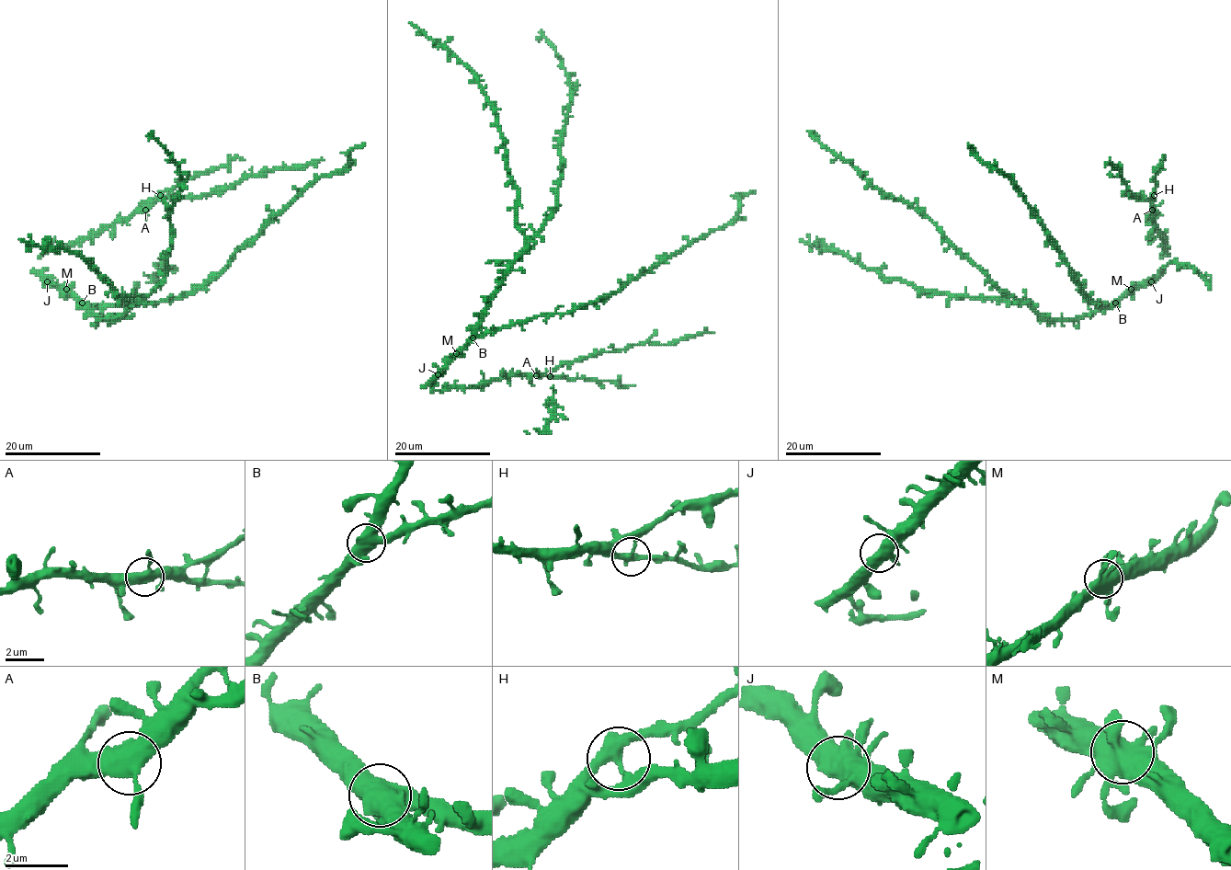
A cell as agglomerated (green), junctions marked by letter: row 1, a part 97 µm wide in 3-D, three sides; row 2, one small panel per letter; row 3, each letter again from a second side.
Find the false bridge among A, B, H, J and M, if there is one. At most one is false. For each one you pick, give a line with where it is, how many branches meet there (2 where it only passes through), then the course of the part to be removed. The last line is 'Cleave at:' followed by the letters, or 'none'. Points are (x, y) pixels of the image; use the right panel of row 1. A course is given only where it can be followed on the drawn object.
Cleave at: none

